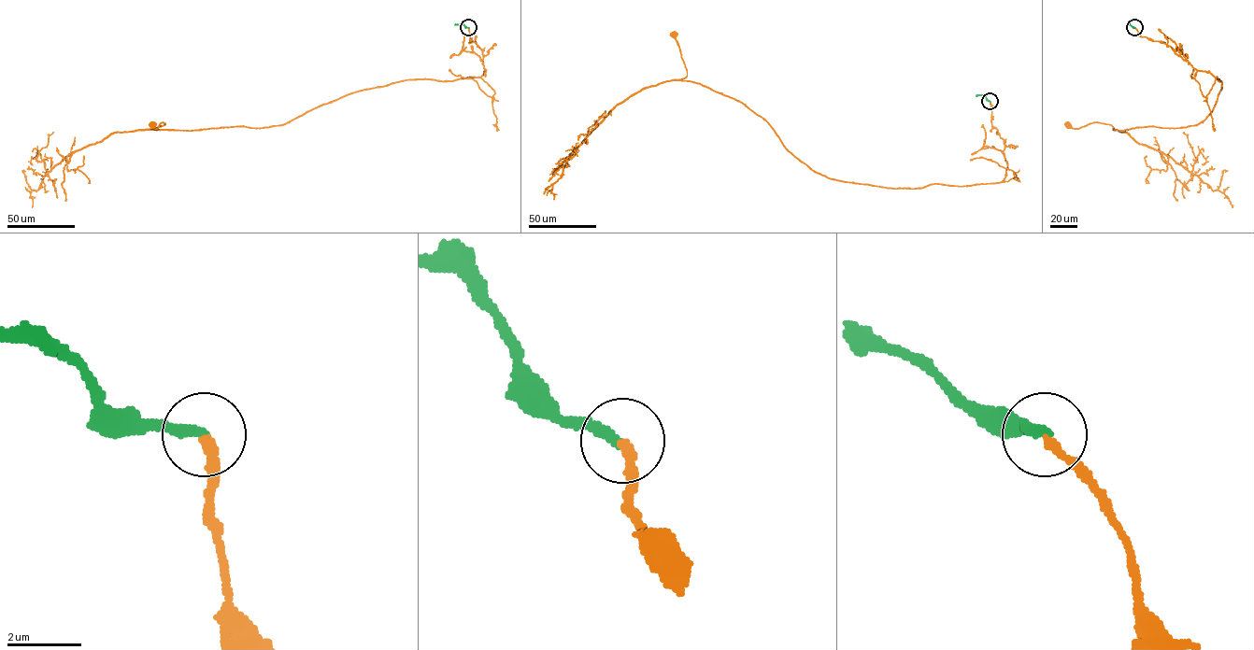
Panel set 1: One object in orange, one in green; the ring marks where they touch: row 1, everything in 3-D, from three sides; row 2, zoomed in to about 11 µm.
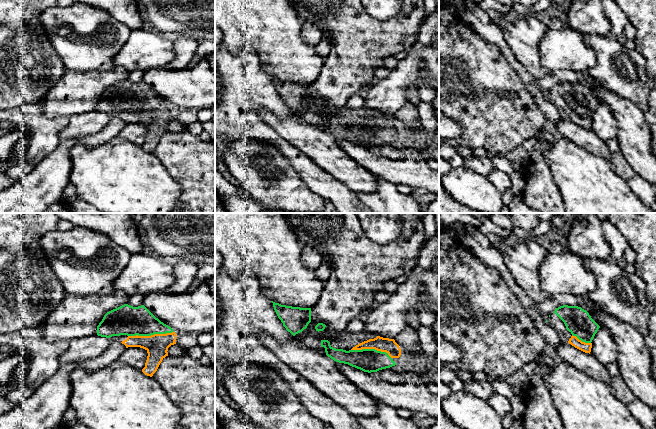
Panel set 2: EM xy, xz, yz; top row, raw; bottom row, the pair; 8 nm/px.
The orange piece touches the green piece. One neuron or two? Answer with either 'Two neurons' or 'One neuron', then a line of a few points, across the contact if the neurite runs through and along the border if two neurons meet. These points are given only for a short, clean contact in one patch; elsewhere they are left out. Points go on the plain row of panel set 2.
One neuron. Line: xy (157, 121), (156, 116), (151, 111), (138, 99), (127, 96)

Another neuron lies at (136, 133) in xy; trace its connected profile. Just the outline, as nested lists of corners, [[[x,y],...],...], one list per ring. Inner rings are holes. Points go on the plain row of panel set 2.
[[[128,123],[118,134],[120,138],[135,145],[142,146],[147,136],[147,126],[140,123]]]

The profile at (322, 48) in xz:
[[[323,36],[322,39],[314,46],[314,49],[319,56],[326,58],[331,50],[328,38]]]

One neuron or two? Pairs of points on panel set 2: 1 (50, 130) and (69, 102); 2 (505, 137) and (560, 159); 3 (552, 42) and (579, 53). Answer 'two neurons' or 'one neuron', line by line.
1: two neurons
2: two neurons
3: one neuron

